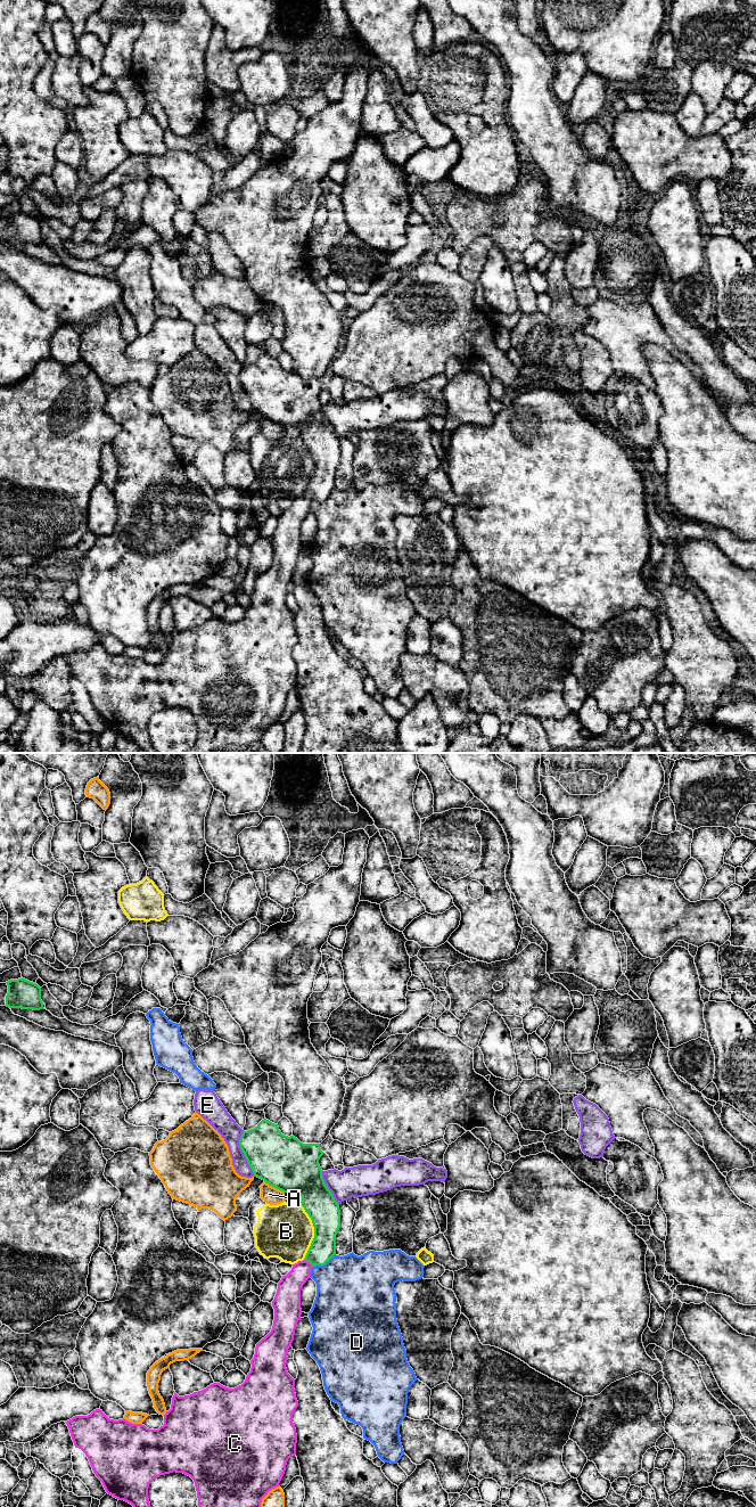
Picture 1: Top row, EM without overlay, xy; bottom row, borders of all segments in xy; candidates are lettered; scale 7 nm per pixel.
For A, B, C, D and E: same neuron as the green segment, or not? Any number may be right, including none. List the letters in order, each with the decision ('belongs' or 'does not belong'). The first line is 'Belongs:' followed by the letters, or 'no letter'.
Belongs: C
A: does not belong
B: does not belong
C: belongs
D: does not belong
E: does not belong

